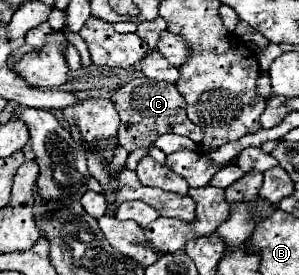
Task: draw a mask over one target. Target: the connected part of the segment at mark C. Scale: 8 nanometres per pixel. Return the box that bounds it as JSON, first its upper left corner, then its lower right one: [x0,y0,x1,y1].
[112,78,202,152]

